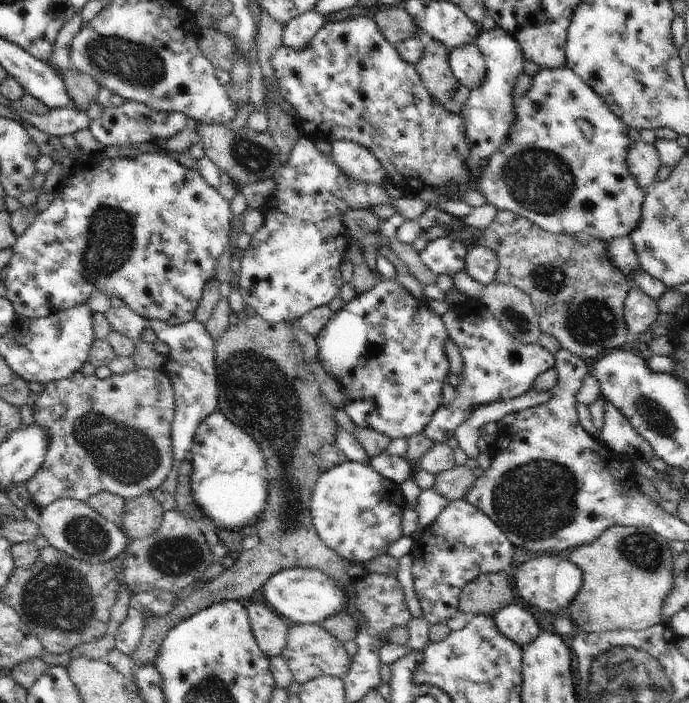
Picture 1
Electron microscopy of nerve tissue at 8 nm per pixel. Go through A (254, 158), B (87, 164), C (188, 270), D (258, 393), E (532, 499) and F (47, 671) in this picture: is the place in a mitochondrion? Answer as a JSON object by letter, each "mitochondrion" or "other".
{"A":"mitochondrion","B":"other","C":"other","D":"mitochondrion","E":"mitochondrion","F":"other"}

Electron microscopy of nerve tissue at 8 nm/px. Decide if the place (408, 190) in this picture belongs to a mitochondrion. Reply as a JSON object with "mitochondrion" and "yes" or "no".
{"mitochondrion":"no"}

